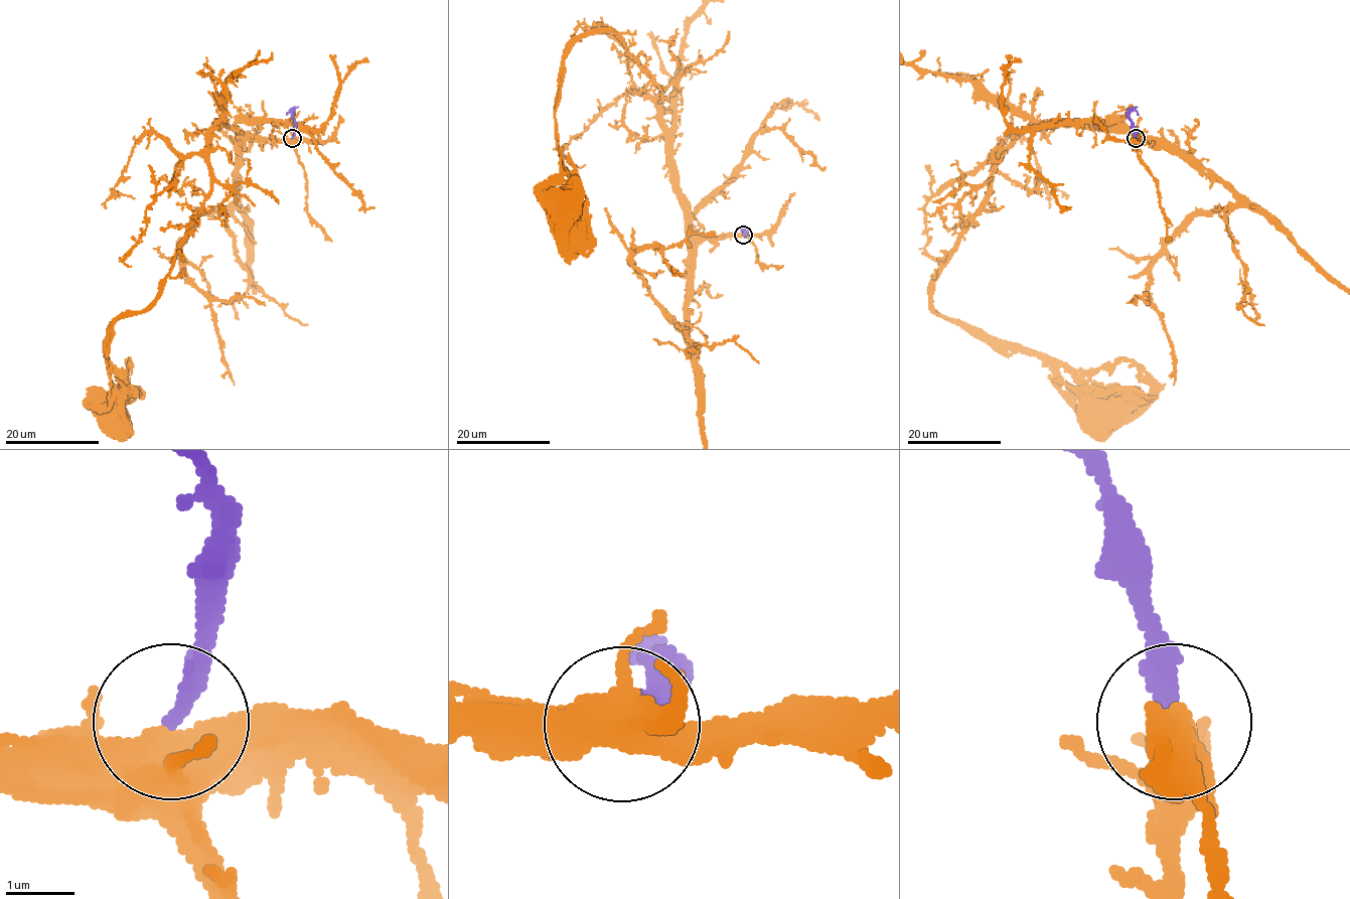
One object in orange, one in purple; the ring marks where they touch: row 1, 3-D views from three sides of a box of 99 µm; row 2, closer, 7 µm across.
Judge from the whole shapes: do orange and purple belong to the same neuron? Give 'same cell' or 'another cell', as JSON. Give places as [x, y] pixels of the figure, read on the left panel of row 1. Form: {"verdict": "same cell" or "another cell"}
{"verdict": "same cell"}

